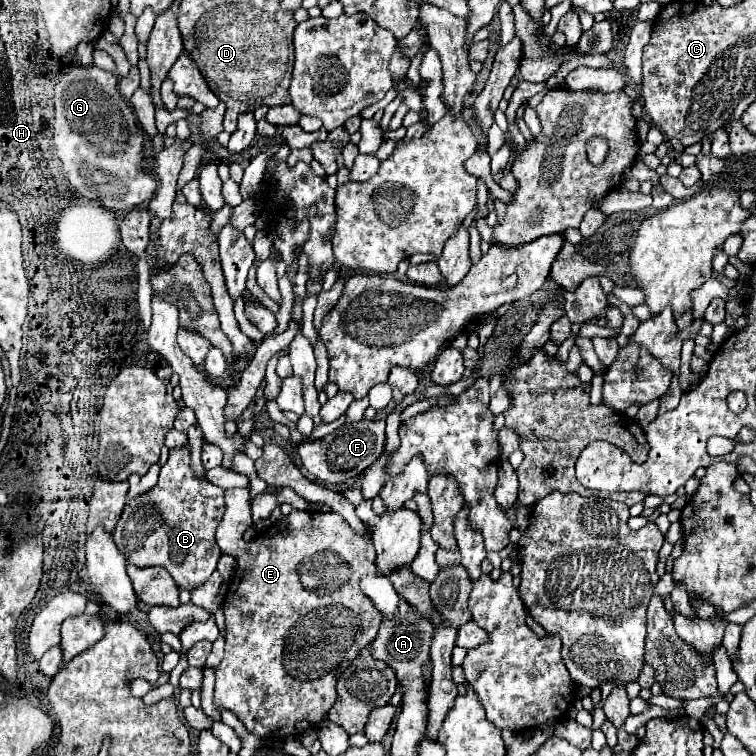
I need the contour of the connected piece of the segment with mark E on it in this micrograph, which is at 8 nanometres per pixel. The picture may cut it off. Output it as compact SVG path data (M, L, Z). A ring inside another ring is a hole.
M234 488L225 490L225 512L216 530L216 543L223 554L232 555L237 560L235 576L229 584L229 592L223 602L223 612L225 612L225 624L227 624L227 634L225 634L225 658L215 670L217 684L215 684L215 706L223 706L237 714L237 718L243 722L243 726L261 738L289 738L289 736L299 736L305 730L311 730L317 722L321 722L327 714L327 710L335 704L337 700L337 690L335 684L345 668L347 662L351 662L367 644L371 644L379 632L383 614L375 604L363 594L359 582L365 574L377 574L377 564L375 563L375 549L371 542L367 542L361 534L357 534L341 514L337 512L311 512L311 510L297 510L293 508L291 514L283 516L279 522L275 522L269 530L265 530L257 540L245 540L243 533L251 526L251 506L249 504L249 488Z

